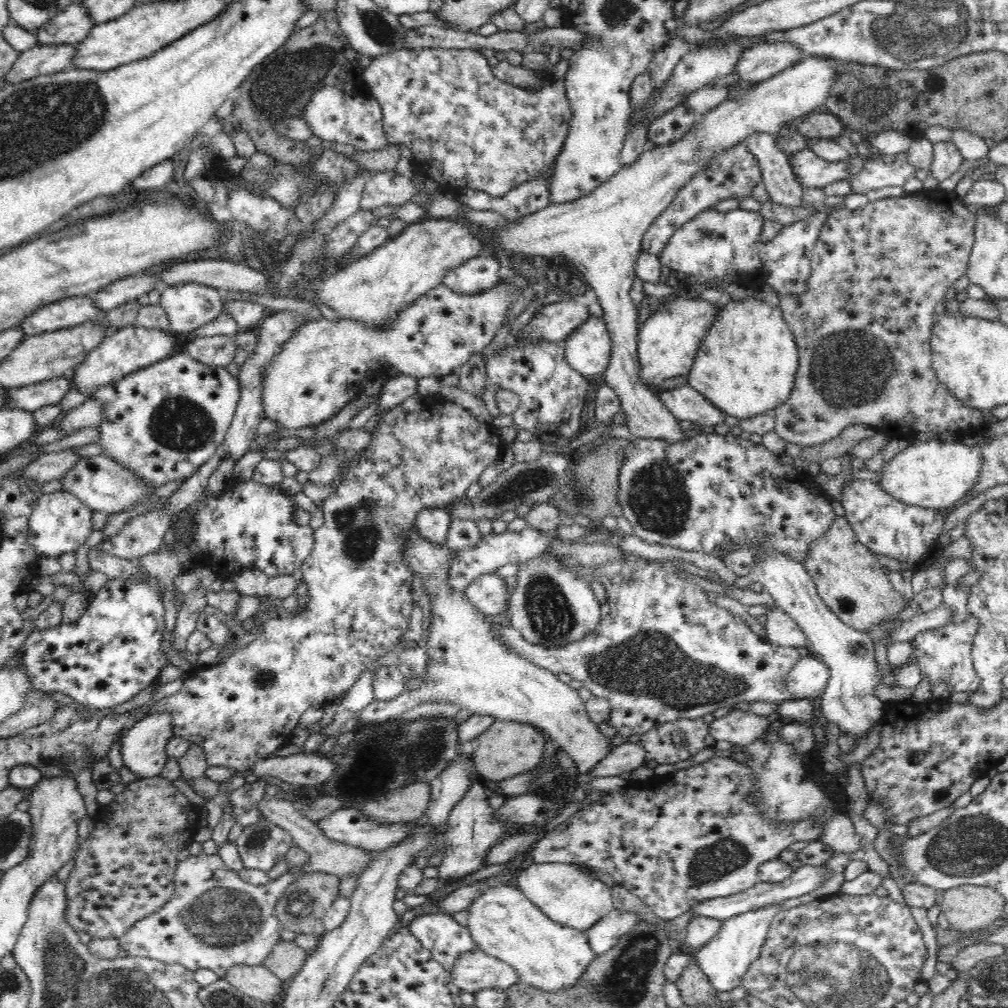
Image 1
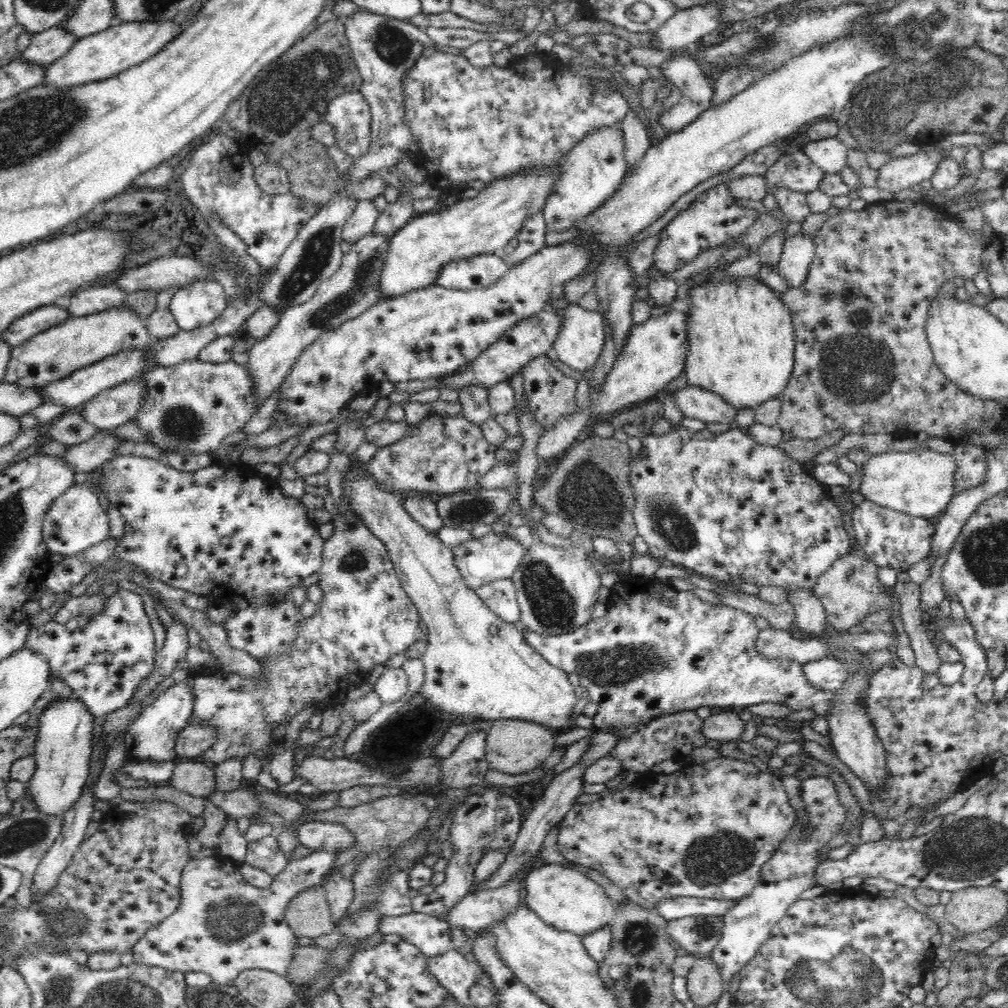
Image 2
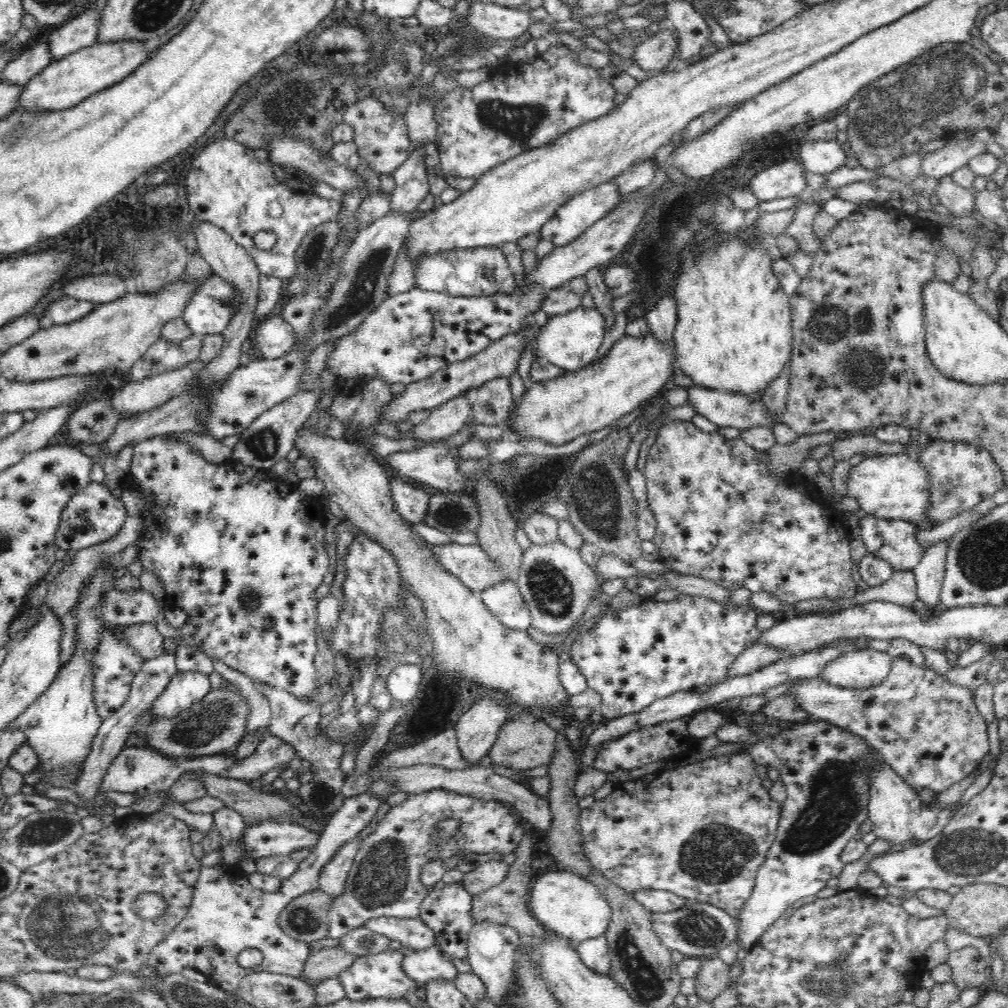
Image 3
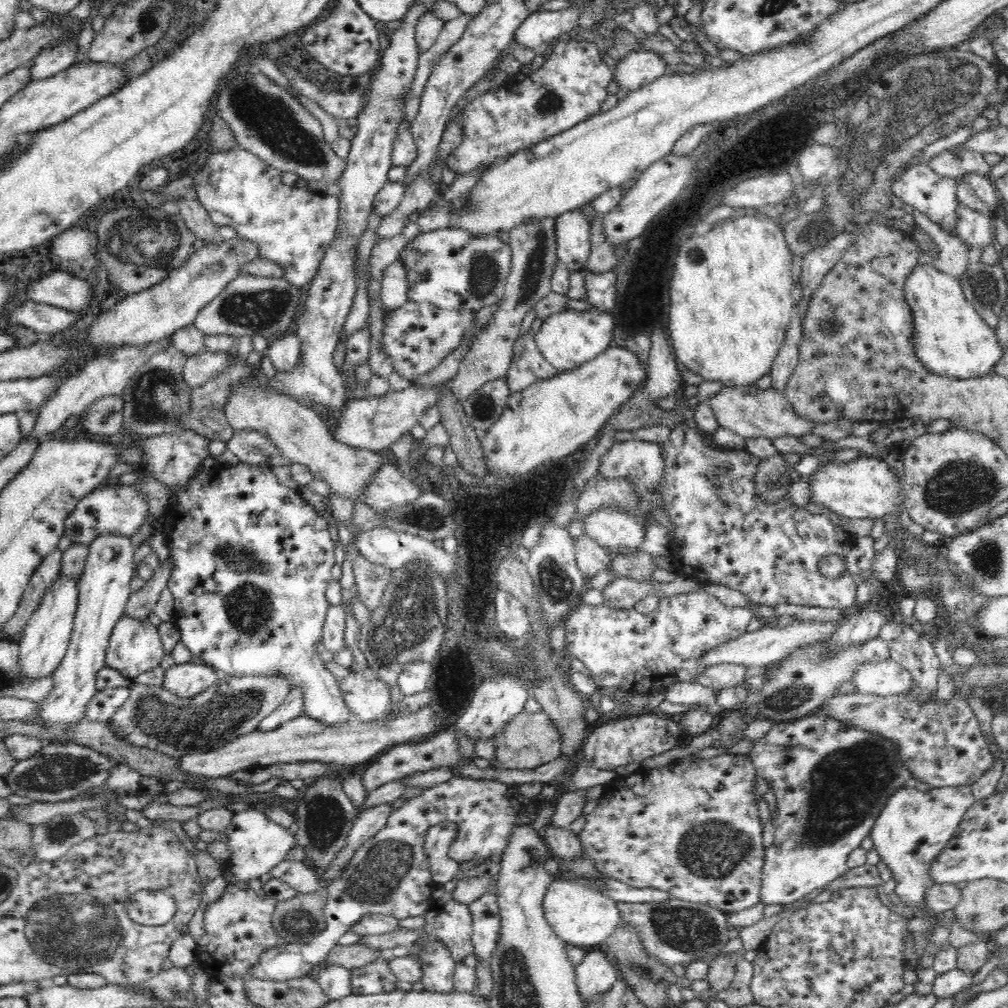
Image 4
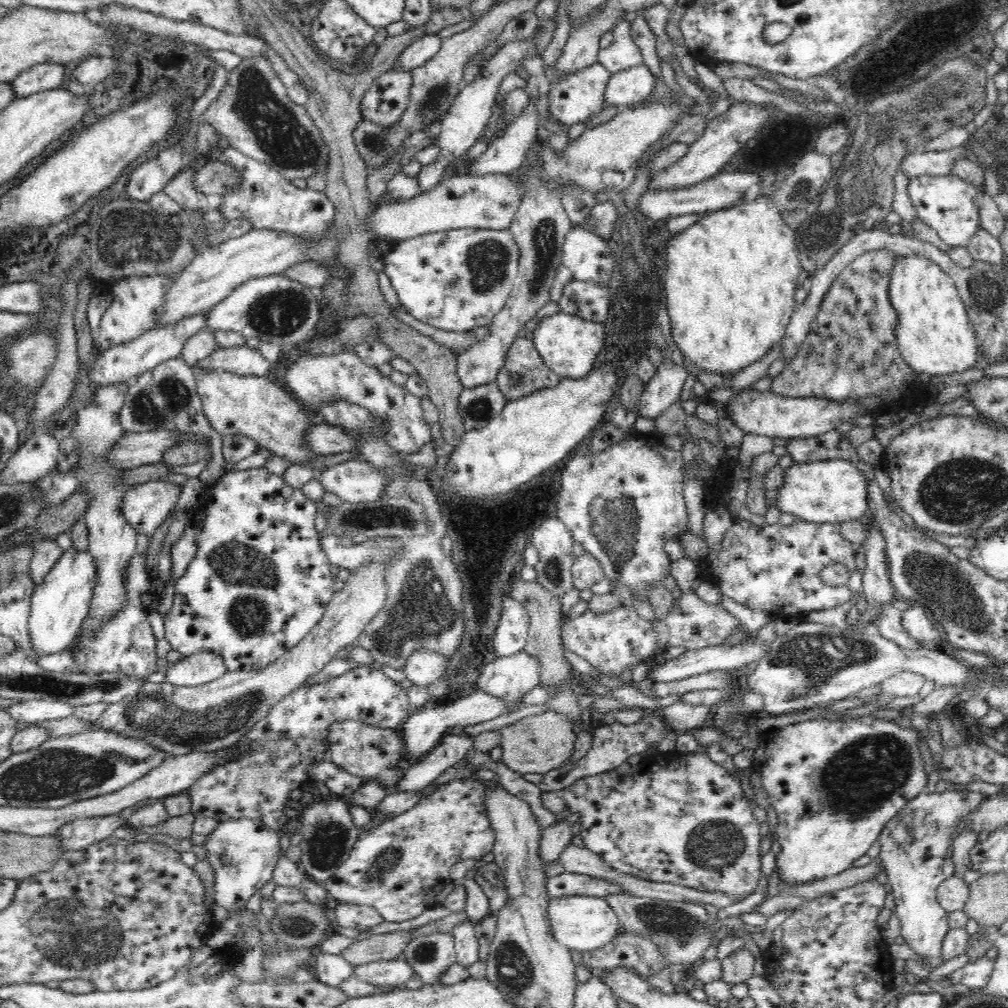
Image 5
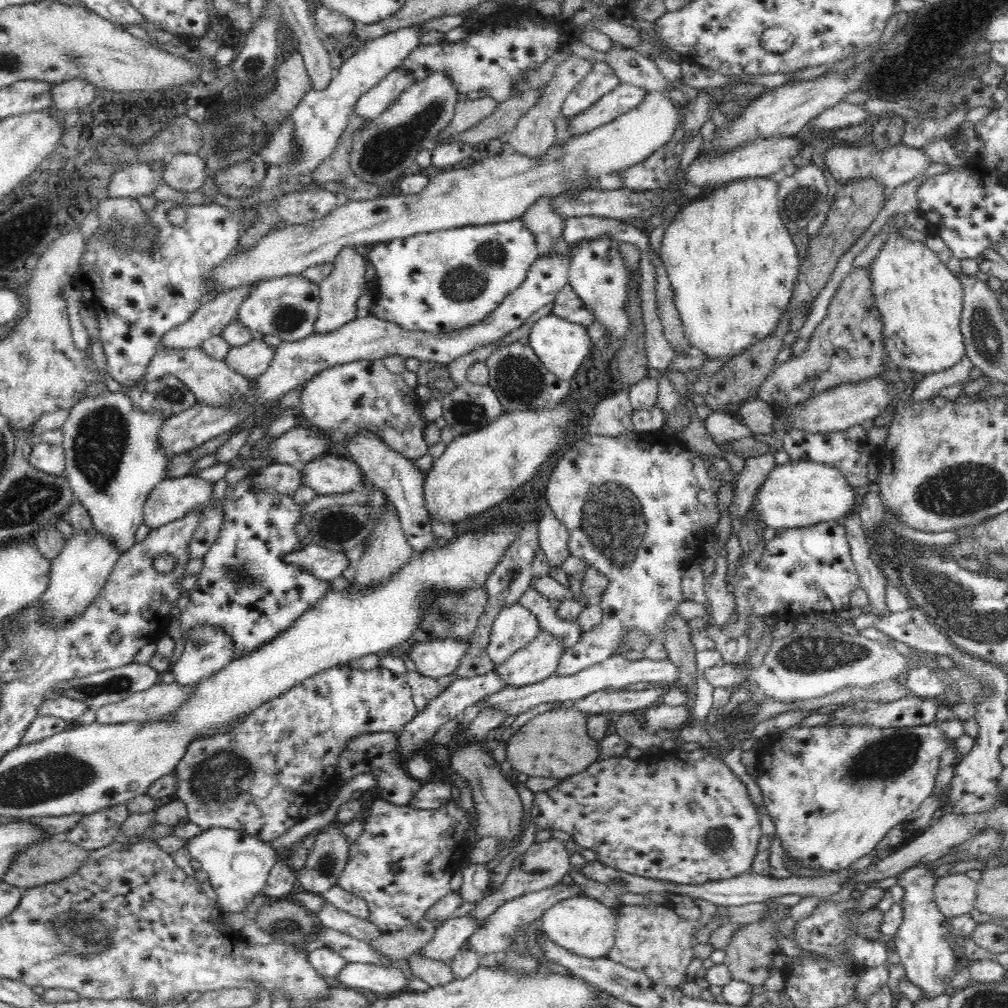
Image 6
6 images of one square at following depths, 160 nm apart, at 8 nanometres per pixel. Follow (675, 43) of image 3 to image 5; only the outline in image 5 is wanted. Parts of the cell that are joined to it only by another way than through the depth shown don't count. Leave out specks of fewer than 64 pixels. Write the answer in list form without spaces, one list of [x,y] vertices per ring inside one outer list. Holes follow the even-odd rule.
[[[644,64],[614,72],[604,93],[604,107],[615,106],[618,109],[632,107],[642,100],[647,100],[655,84],[654,75]]]

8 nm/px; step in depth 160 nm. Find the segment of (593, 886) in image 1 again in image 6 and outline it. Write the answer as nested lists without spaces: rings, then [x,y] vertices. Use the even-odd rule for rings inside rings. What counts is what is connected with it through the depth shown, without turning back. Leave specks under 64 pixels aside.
[[[589,897],[562,900],[546,910],[541,917],[543,934],[563,949],[586,958],[606,958],[615,942],[615,910]]]

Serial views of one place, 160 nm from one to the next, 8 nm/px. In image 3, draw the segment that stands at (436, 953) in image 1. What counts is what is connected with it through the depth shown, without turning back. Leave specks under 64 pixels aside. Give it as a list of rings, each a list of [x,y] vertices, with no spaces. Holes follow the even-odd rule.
[[[380,917],[363,924],[364,928],[384,934],[391,940],[398,940],[404,948],[424,950],[437,943],[434,931],[418,919],[396,919],[395,917]]]

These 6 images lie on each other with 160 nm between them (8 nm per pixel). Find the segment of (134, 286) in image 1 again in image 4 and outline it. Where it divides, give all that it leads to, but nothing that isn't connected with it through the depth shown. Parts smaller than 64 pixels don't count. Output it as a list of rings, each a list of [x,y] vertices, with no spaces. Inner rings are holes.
[[[26,302],[16,306],[16,310],[8,316],[8,320],[16,326],[32,328],[34,332],[61,332],[76,322],[80,312],[64,310],[49,304]]]

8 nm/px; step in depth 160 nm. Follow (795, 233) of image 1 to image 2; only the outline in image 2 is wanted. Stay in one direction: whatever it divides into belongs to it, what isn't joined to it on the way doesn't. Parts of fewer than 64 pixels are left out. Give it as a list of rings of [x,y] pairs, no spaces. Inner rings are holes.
[[[722,183],[700,193],[686,210],[678,213],[659,234],[659,243],[653,266],[665,272],[679,271],[688,262],[693,261],[701,252],[725,245],[748,230],[760,213],[756,209],[739,206],[728,190],[728,184]],[[802,232],[784,240],[780,262],[776,264],[779,274],[787,280],[788,288],[804,284],[809,275],[816,243]]]

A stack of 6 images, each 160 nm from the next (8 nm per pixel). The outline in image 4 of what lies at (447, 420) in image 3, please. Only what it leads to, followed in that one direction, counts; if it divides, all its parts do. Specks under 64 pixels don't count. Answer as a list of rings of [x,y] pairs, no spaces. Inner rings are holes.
[[[556,217],[523,222],[509,232],[512,249],[511,271],[498,309],[475,338],[471,349],[462,360],[458,374],[450,381],[455,398],[464,404],[478,388],[495,379],[505,379],[514,358],[515,342],[524,316],[535,308],[538,301],[555,289],[558,262],[556,252]]]

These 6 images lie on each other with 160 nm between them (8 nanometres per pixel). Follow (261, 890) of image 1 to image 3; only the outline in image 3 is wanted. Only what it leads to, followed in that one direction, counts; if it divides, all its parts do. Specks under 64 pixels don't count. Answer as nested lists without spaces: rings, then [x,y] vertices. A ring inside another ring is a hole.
[[[370,791],[345,799],[342,808],[334,812],[331,822],[321,832],[318,844],[310,849],[308,858],[299,864],[298,871],[289,880],[283,881],[276,893],[262,892],[252,887],[248,875],[238,865],[228,868],[202,866],[188,915],[158,946],[152,948],[143,969],[156,970],[160,974],[176,974],[193,968],[206,975],[208,983],[228,993],[237,992],[242,980],[254,972],[302,977],[305,962],[312,952],[311,947],[309,943],[288,936],[280,928],[278,918],[292,900],[319,888],[322,868],[332,860],[342,844],[360,836],[382,803],[382,799]],[[246,948],[256,948],[263,954],[259,966],[242,968],[238,964],[236,958]]]

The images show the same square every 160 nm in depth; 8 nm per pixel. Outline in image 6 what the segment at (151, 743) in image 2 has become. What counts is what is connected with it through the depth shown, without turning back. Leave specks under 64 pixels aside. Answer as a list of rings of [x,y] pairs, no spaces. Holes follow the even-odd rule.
[[[196,625],[179,660],[170,666],[181,685],[195,685],[224,668],[234,658],[232,638],[222,628]]]

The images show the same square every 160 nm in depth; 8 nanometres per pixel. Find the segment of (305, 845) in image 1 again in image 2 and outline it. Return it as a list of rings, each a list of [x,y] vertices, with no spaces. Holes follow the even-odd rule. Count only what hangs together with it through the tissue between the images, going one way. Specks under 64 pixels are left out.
[[[245,788],[228,792],[216,790],[209,795],[209,799],[220,807],[227,816],[232,816],[235,819],[249,818],[260,811],[268,811],[263,810],[251,791]]]

